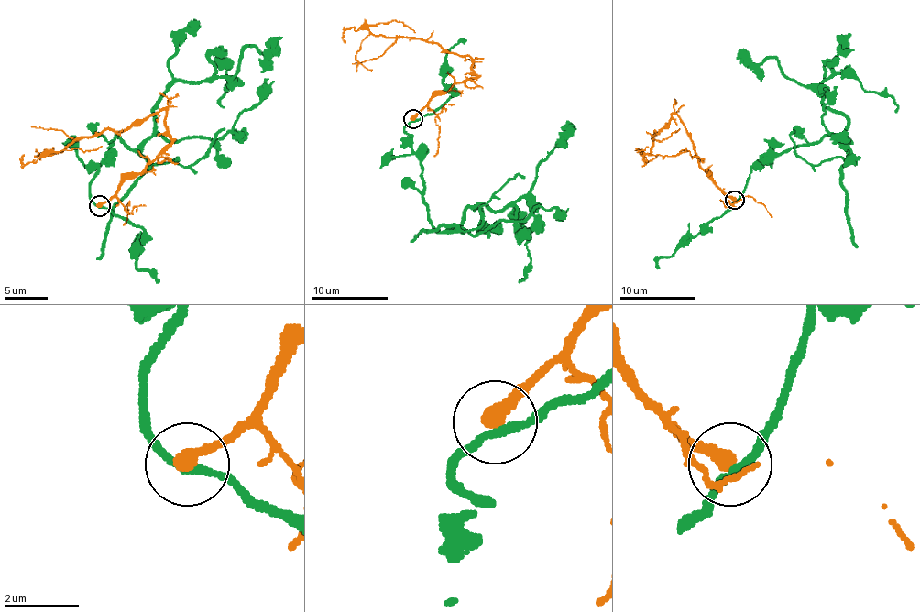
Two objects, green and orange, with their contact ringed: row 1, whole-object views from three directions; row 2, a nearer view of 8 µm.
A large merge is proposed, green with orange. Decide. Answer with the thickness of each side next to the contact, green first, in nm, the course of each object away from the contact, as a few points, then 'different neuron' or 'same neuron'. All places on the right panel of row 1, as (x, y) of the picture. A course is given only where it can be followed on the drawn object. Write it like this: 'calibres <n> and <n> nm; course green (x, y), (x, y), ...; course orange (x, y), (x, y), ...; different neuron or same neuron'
calibres 200 and 440 nm; course green (736, 200), (776, 156), (826, 136), (847, 149), (826, 89), (744, 49); course orange (734, 200), (707, 177), (684, 123), (675, 114), (656, 131), (651, 152), (637, 152), (649, 146); different neuron

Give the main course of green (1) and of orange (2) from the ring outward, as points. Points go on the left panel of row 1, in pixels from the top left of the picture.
1: (99, 205), (93, 175), (116, 135), (133, 149), (174, 83), (232, 77), (248, 47), (266, 53), (283, 37)
2: (99, 205), (171, 141), (165, 109), (125, 130), (107, 128), (75, 136), (60, 152), (49, 154), (101, 146)

